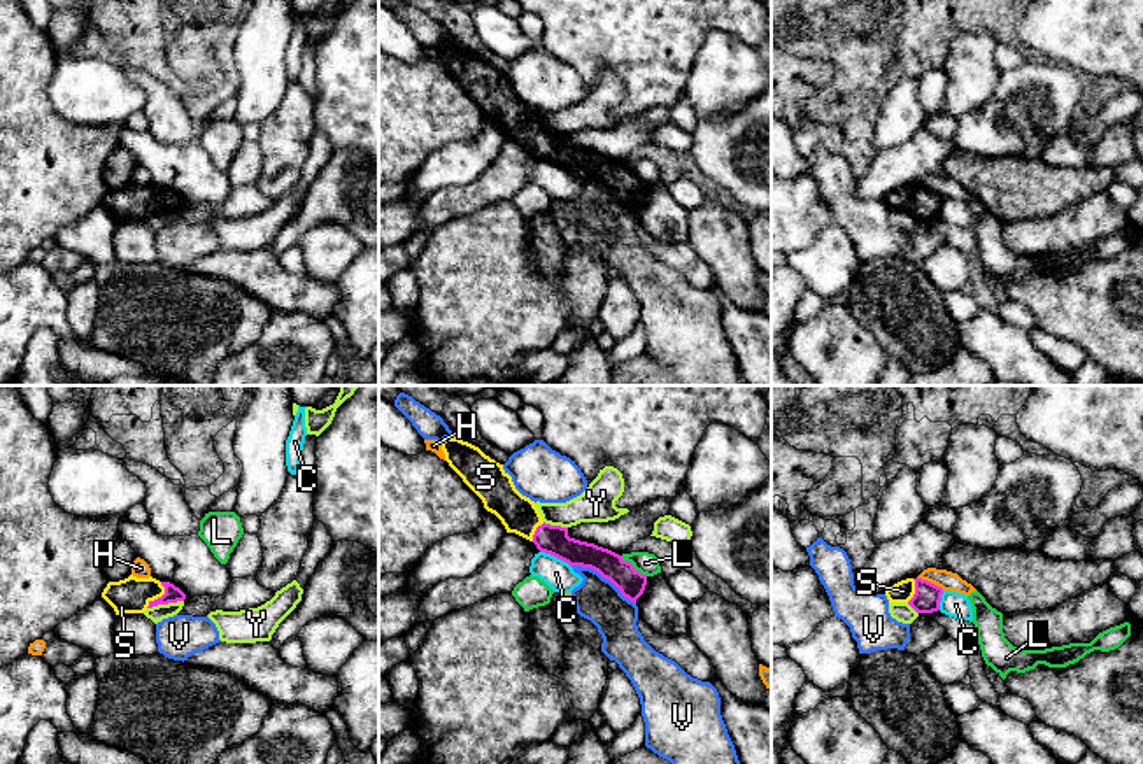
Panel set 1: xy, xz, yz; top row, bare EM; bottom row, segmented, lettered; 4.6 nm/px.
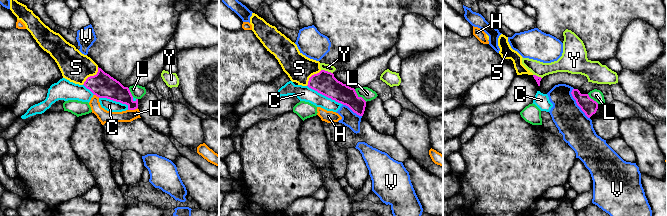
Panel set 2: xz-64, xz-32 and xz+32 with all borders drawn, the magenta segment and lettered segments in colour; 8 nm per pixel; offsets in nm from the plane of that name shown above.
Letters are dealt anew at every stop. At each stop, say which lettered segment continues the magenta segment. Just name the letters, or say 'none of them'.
S

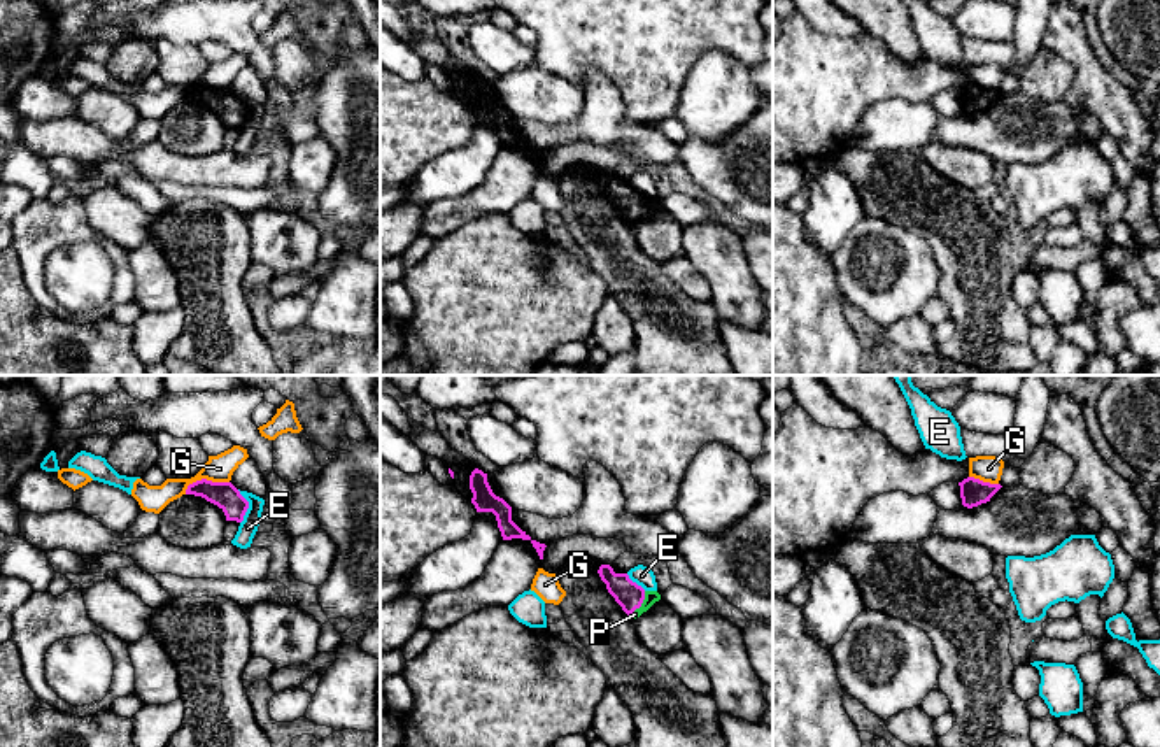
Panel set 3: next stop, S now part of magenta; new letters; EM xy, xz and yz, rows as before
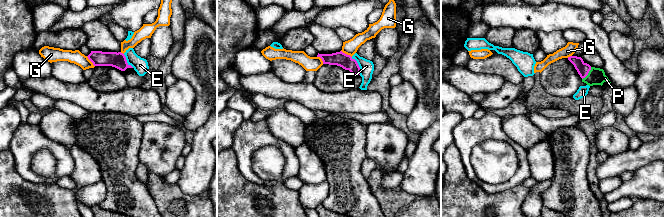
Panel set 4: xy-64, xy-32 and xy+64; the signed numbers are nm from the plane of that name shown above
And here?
P

